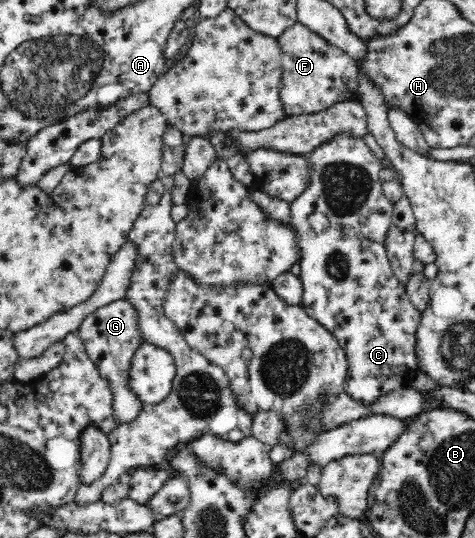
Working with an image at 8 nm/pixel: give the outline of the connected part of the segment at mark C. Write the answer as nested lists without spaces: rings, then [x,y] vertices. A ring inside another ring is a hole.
[[[343,134],[336,136],[328,144],[322,144],[320,148],[316,148],[314,152],[308,153],[304,157],[307,162],[307,169],[309,170],[307,183],[305,184],[304,190],[289,204],[290,228],[292,228],[292,232],[296,233],[296,245],[300,249],[299,278],[303,283],[303,296],[300,303],[307,314],[320,322],[320,324],[323,324],[328,331],[332,332],[344,348],[348,359],[348,370],[343,384],[343,390],[358,400],[365,400],[371,403],[381,394],[395,389],[402,384],[410,383],[410,379],[417,374],[417,364],[414,354],[414,348],[416,348],[415,332],[421,317],[421,312],[418,312],[416,307],[411,303],[411,300],[406,297],[407,292],[405,291],[405,287],[400,285],[400,281],[396,279],[394,272],[391,270],[390,259],[386,255],[387,250],[385,249],[385,244],[387,243],[388,232],[393,228],[392,215],[394,206],[384,194],[383,180],[380,178],[380,172],[386,164],[383,160],[379,160],[372,154],[363,140],[358,140],[351,136],[344,136]]]

